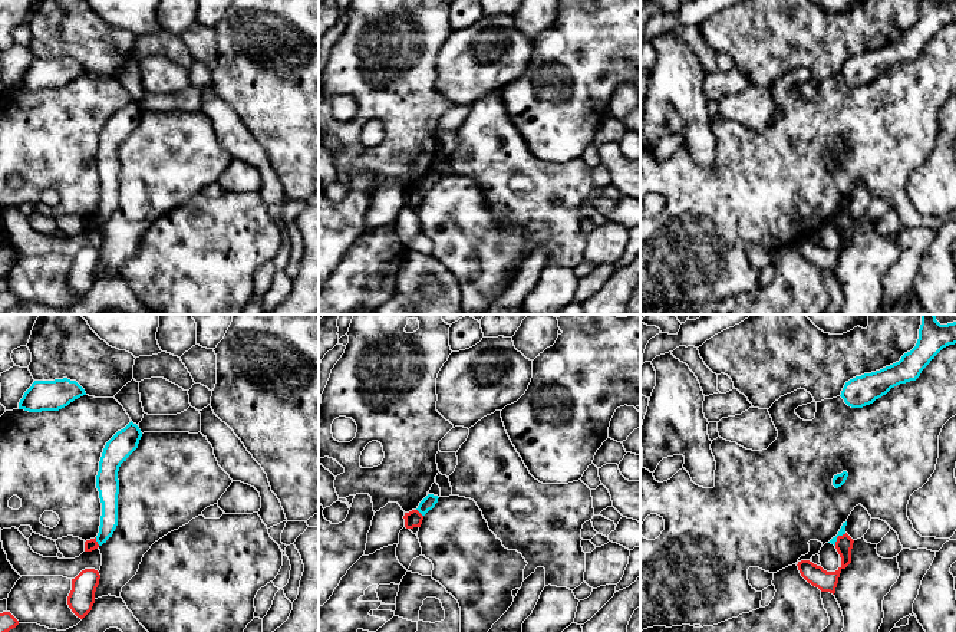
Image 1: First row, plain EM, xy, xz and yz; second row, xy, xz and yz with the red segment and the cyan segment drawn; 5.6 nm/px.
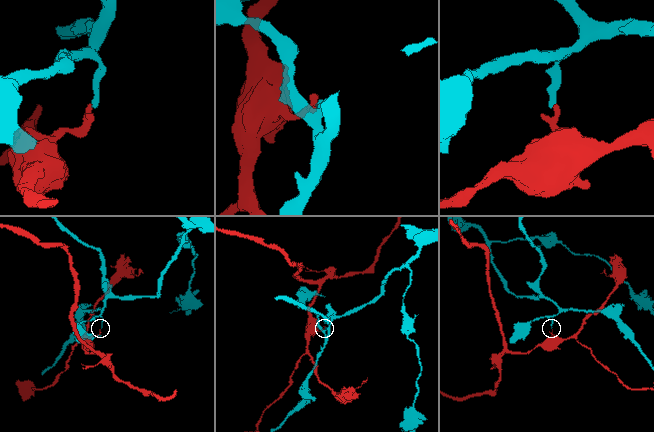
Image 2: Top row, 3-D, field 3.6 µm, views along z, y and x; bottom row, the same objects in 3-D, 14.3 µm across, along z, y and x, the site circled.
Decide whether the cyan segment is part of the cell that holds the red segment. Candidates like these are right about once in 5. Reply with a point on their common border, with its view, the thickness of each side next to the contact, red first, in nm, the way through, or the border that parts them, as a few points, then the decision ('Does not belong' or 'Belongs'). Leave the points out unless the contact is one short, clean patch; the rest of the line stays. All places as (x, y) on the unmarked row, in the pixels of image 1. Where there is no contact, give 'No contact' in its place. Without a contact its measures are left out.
Touches red at xy (96, 220). Thickness 70 nm (red) against 100 nm. Does not belong

